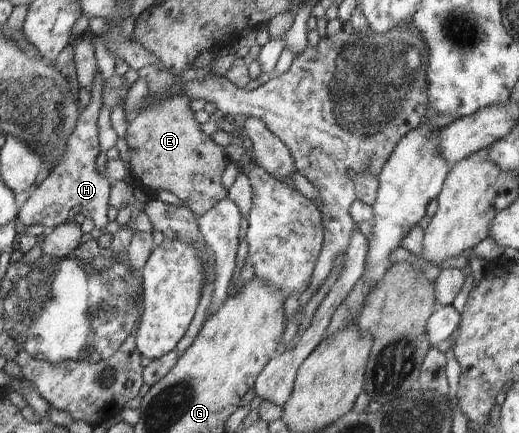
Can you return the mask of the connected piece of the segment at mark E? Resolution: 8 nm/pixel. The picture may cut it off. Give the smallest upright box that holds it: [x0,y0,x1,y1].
[123,93,231,216]

